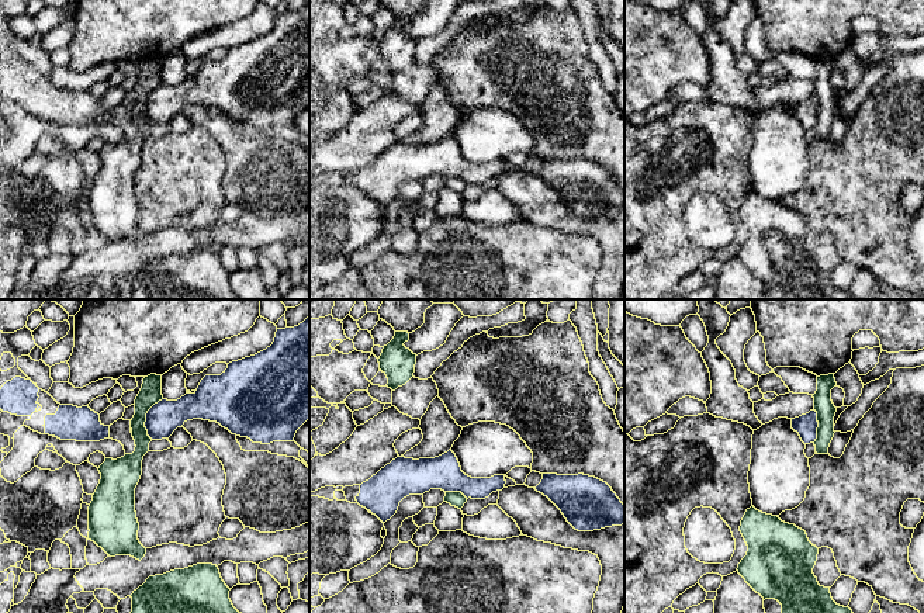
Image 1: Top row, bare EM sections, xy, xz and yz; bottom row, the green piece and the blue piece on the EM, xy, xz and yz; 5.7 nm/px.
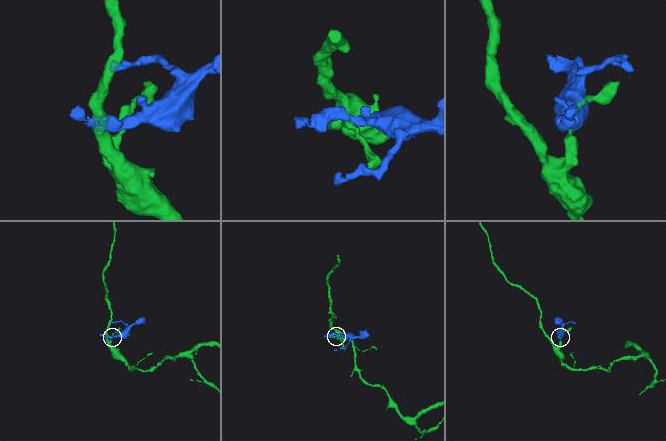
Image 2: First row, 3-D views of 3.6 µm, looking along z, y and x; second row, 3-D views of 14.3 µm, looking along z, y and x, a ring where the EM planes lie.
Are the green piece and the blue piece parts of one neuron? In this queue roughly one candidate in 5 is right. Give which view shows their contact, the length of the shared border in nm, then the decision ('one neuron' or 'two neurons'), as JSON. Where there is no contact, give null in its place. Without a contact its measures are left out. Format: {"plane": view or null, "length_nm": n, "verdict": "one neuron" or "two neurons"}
{"plane": "xy", "length_nm": 240, "verdict": "two neurons"}

